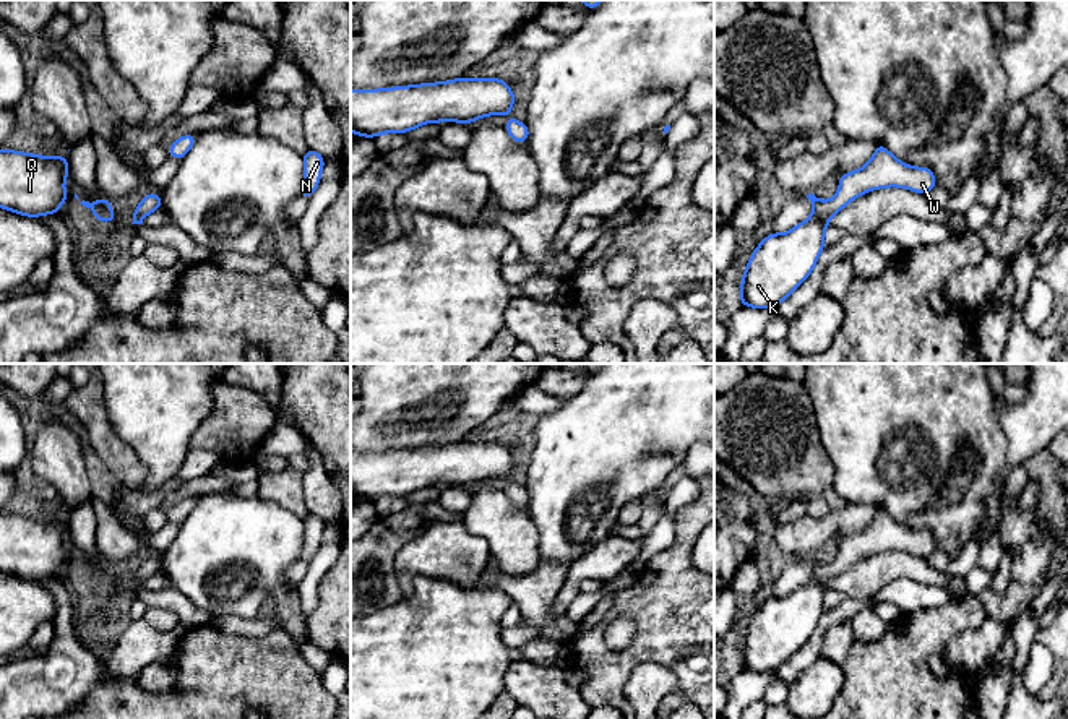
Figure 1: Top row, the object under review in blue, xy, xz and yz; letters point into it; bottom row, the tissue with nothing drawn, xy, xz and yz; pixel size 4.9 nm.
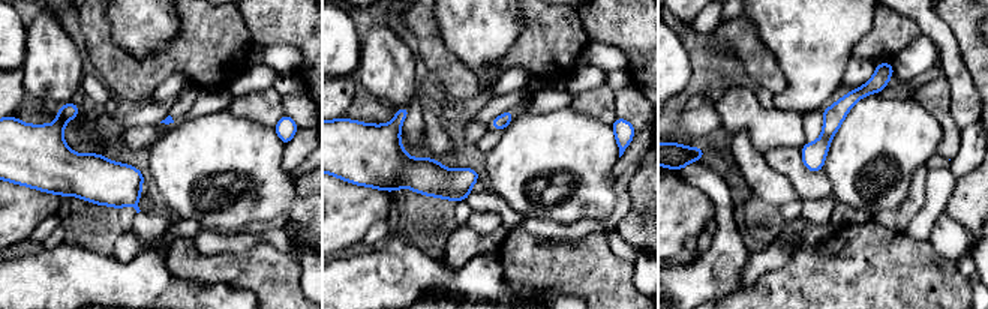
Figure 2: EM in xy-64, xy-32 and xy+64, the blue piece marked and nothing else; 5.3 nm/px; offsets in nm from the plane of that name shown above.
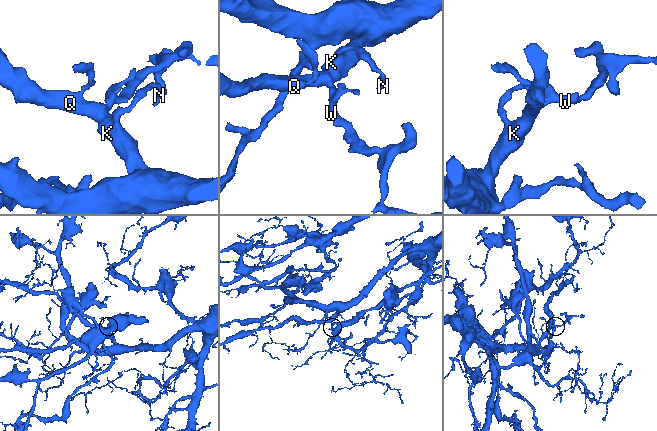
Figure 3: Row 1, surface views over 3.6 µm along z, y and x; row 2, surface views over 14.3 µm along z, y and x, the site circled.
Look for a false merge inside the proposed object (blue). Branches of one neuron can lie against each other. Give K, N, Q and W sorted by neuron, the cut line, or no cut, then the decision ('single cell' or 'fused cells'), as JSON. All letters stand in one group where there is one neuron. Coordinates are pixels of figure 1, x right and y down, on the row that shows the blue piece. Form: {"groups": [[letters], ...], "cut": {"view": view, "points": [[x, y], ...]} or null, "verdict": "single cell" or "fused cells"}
{"groups": [["K", "N", "Q", "W"]], "cut": null, "verdict": "single cell"}

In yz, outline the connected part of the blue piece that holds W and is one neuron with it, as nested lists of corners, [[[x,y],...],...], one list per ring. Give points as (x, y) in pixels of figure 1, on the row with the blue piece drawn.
[[[876,143],[875,154],[862,169],[841,174],[833,200],[823,201],[808,193],[813,214],[786,234],[769,232],[758,243],[740,282],[742,307],[776,308],[813,271],[825,248],[829,217],[854,198],[885,187],[902,187],[927,195],[937,187],[937,179],[930,167],[906,166]]]

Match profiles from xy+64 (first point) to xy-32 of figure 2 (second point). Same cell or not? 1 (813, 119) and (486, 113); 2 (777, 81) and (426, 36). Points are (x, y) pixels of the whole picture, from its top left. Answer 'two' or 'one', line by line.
1: two
2: one

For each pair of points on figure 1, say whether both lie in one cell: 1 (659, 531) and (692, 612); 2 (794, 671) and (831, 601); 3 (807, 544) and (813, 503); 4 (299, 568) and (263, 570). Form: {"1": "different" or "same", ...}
{"1": "different", "2": "different", "3": "different", "4": "different"}

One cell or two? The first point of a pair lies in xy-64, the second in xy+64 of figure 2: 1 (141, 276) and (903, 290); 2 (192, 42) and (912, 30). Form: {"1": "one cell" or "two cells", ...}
{"1": "two cells", "2": "one cell"}

